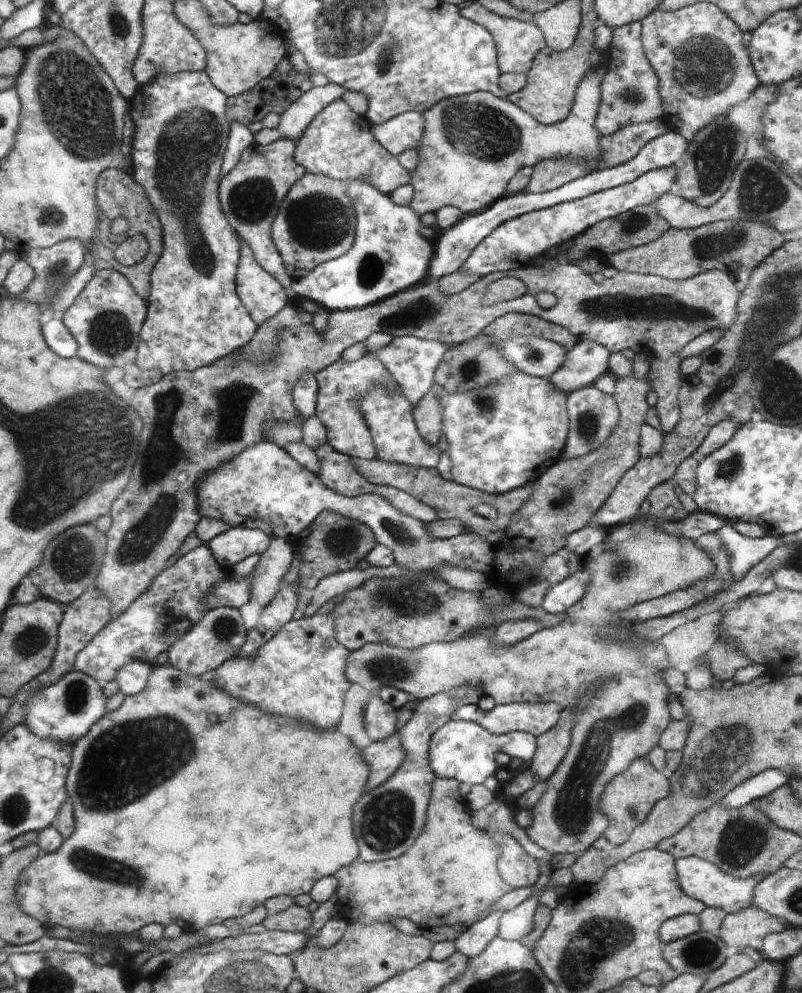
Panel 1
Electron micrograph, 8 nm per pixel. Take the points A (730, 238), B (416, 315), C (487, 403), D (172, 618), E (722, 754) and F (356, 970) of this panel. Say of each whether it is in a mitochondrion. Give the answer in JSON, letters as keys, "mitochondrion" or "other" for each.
{"A":"mitochondrion","B":"mitochondrion","C":"mitochondrion","D":"other","E":"mitochondrion","F":"mitochondrion"}

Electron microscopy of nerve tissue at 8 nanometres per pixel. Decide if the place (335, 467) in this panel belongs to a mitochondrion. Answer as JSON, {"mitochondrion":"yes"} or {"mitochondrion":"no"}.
{"mitochondrion":"no"}

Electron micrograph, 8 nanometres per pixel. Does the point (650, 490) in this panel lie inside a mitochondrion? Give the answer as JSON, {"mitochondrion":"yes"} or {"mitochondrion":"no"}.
{"mitochondrion":"no"}

